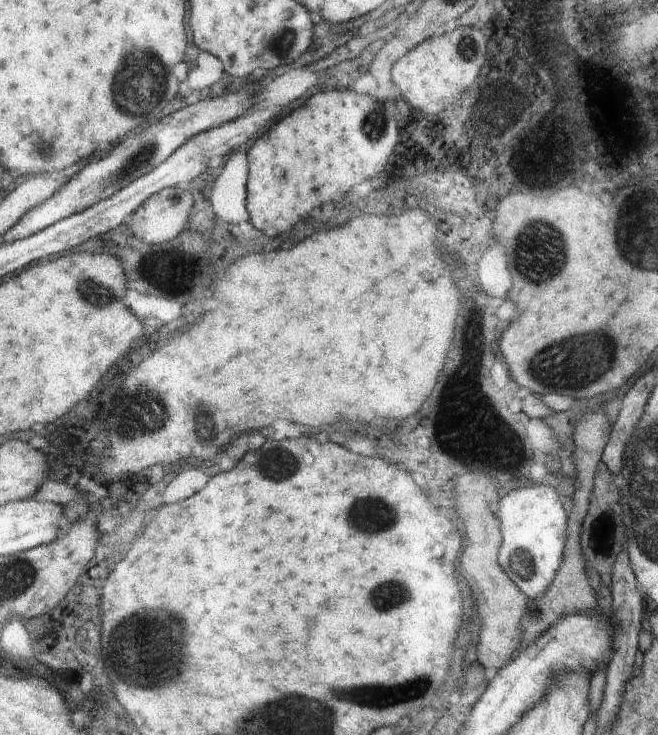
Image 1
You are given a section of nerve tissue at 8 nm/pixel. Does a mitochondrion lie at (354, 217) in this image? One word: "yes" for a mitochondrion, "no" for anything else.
no

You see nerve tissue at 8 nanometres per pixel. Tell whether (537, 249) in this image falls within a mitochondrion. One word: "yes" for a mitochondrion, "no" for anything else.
yes

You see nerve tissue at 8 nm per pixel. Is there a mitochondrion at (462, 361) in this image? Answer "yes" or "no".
yes

